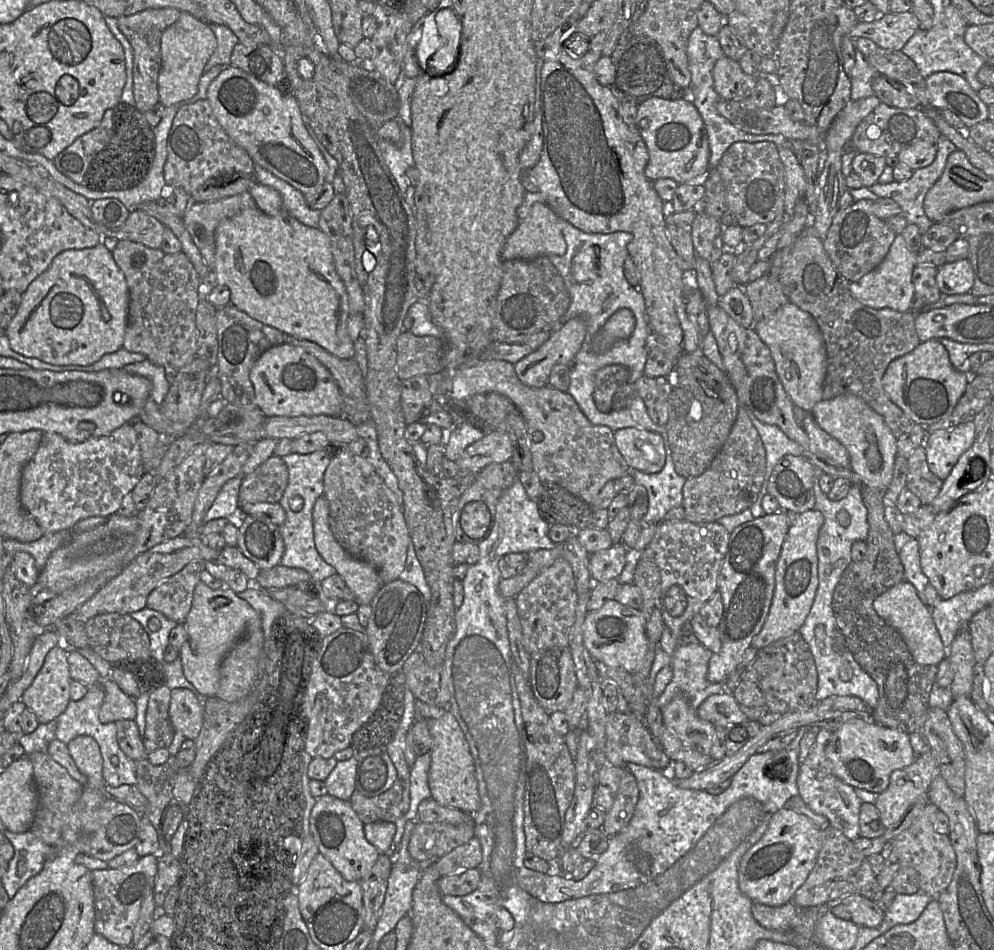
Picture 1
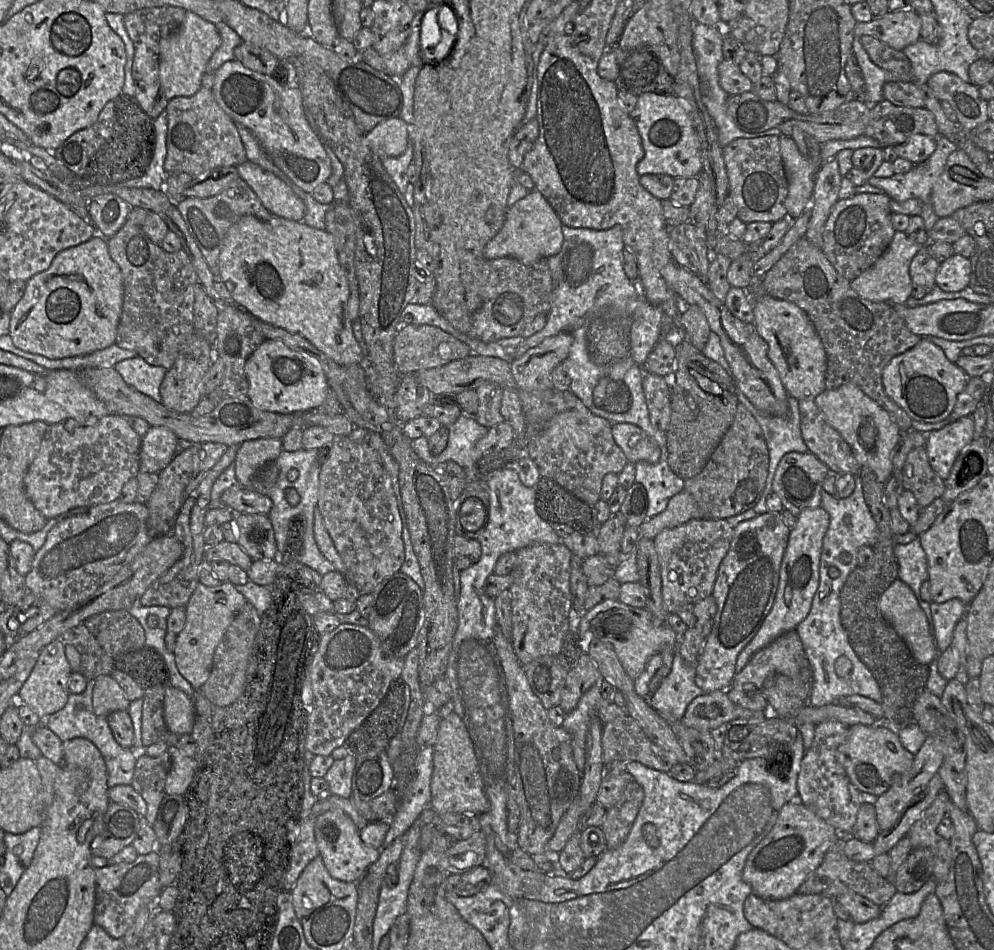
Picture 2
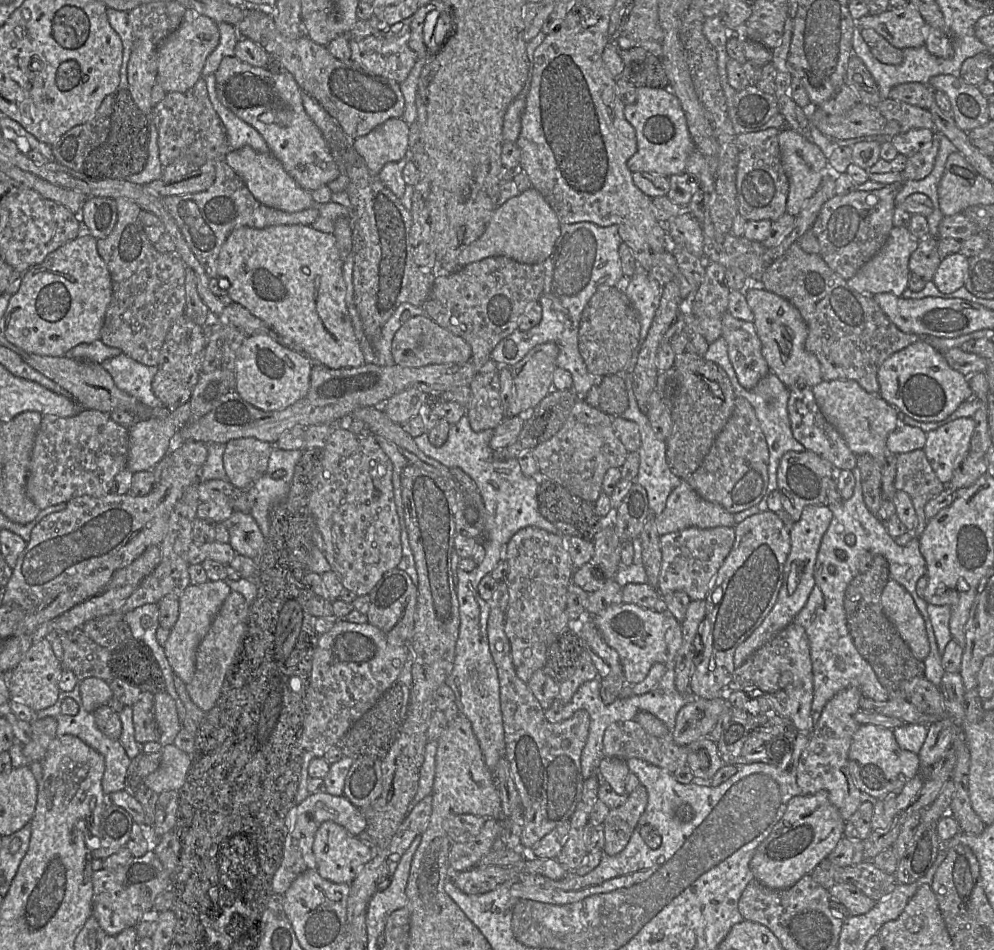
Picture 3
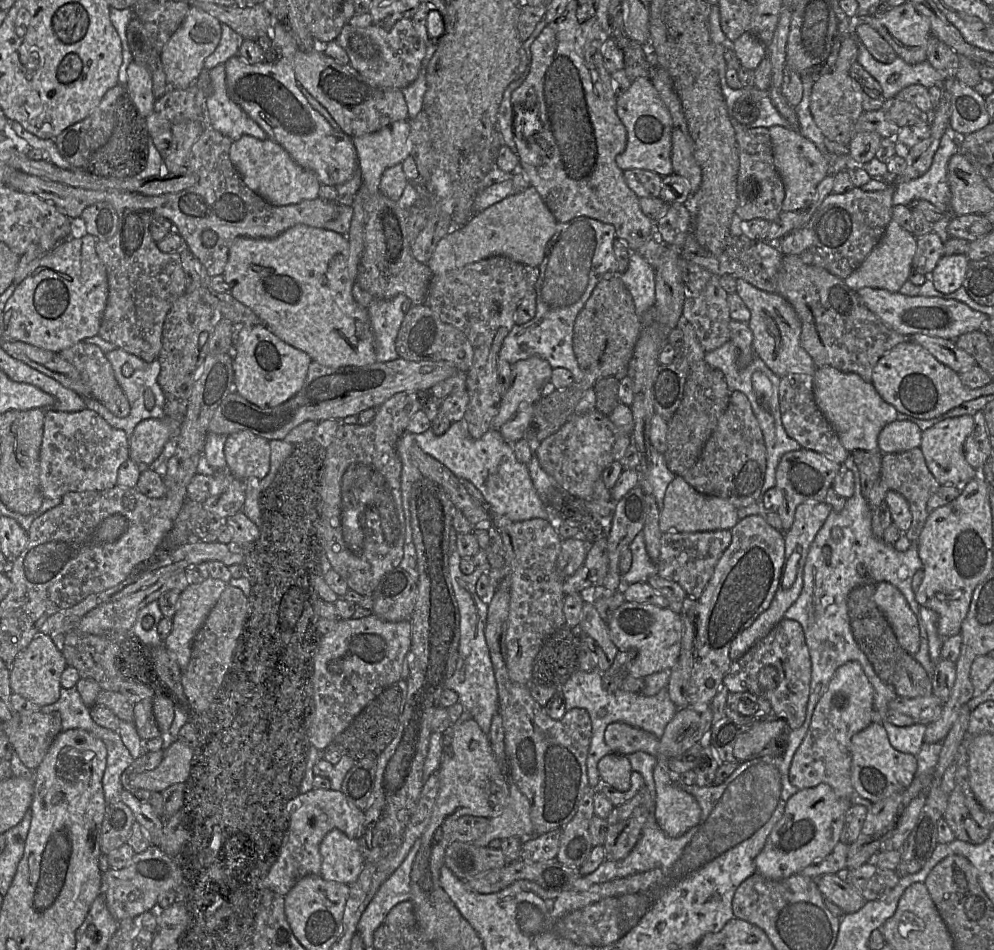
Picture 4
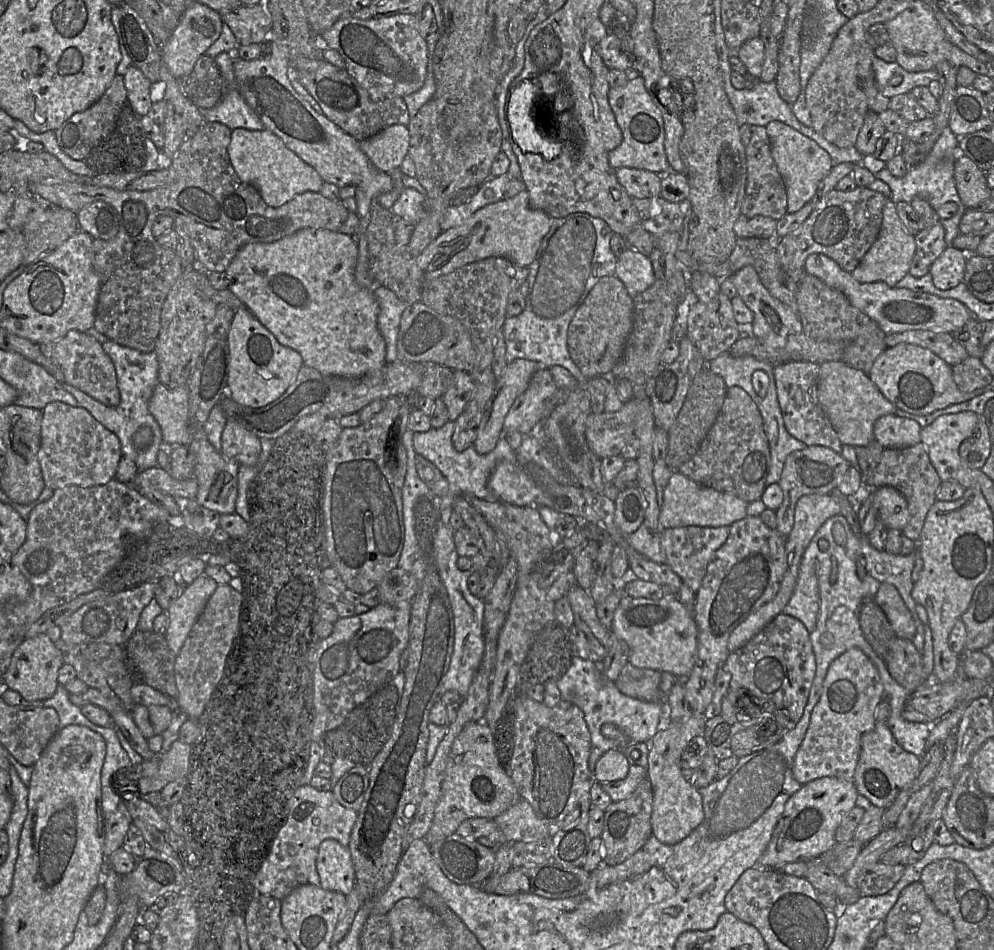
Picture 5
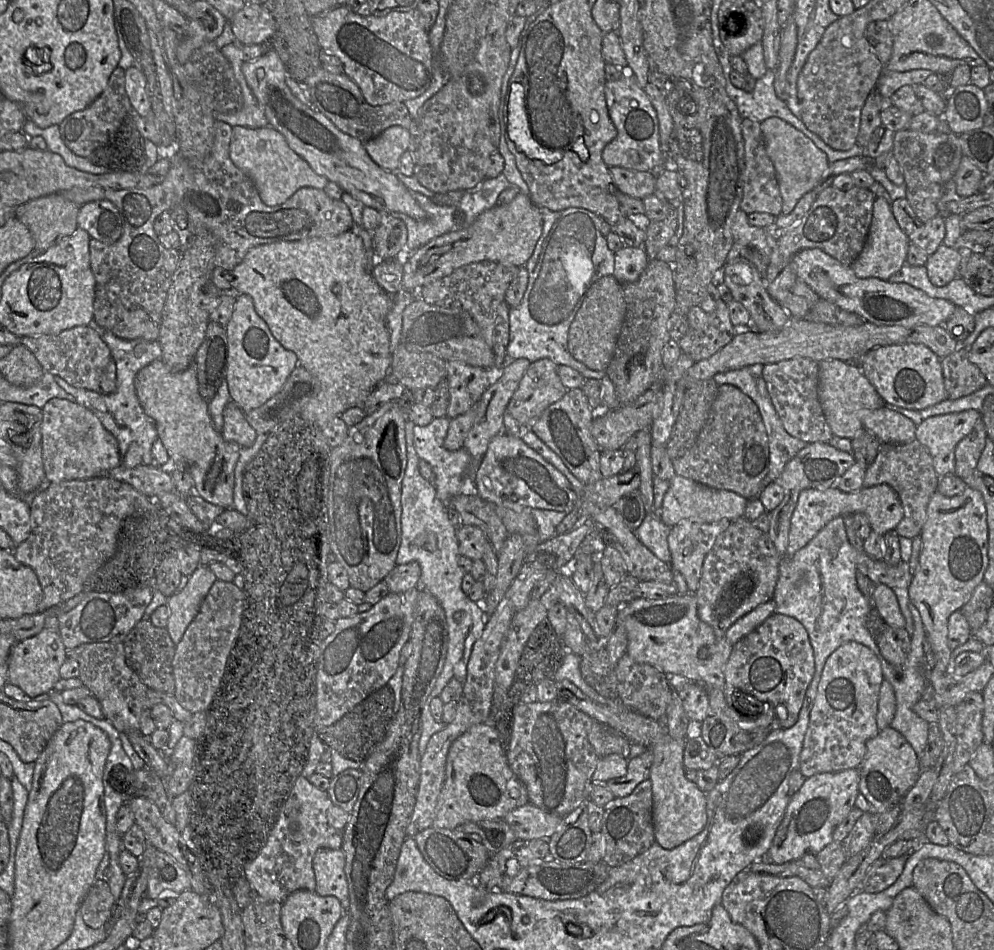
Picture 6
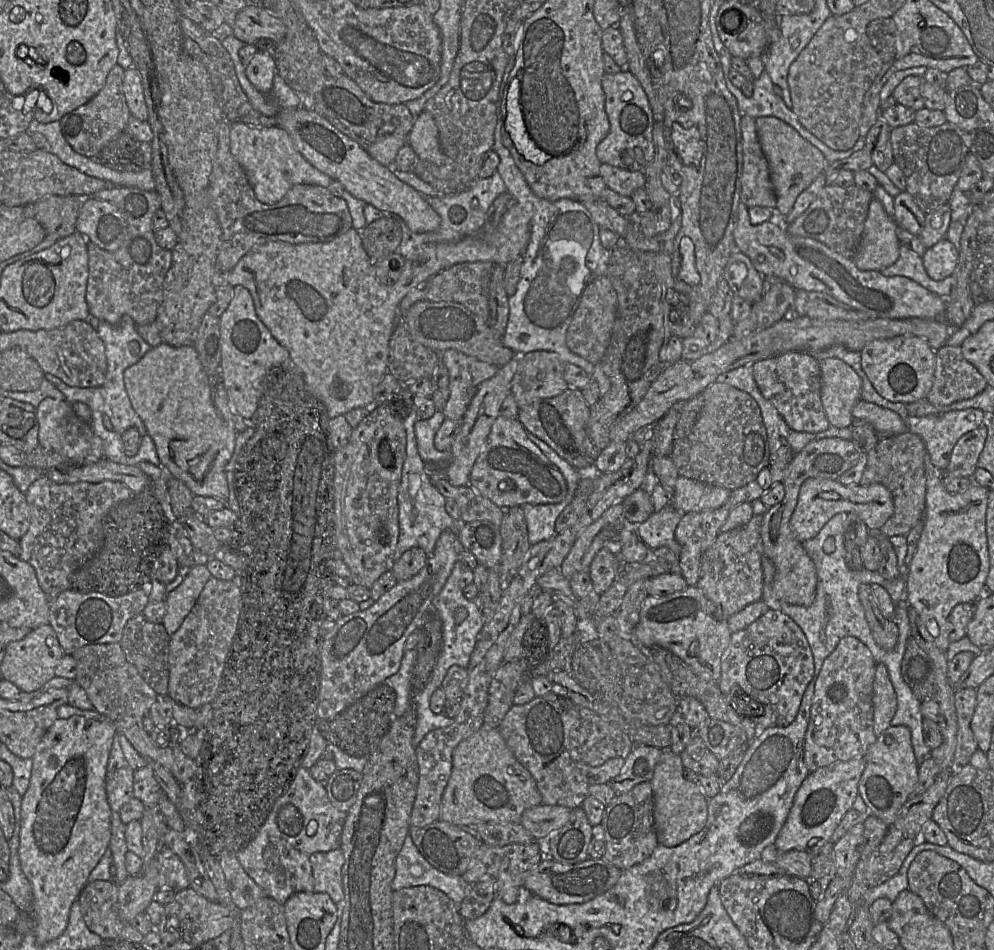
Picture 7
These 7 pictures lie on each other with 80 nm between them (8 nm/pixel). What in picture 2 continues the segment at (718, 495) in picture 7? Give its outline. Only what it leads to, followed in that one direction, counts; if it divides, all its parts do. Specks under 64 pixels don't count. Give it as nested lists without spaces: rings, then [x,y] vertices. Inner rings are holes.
[[[684,489],[673,496],[666,509],[653,518],[647,519],[640,527],[640,538],[654,539],[666,529],[680,526],[693,519],[702,519],[702,513],[692,498]]]

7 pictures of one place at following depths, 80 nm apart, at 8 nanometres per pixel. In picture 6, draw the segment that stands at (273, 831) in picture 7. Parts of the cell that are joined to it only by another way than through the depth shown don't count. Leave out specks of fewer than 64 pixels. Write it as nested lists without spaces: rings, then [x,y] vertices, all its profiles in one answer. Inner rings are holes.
[[[300,775],[285,801],[266,845],[245,865],[244,873],[252,889],[261,897],[283,903],[297,890],[316,892],[313,858],[320,848],[341,849],[350,813],[336,806],[327,790],[315,787]]]

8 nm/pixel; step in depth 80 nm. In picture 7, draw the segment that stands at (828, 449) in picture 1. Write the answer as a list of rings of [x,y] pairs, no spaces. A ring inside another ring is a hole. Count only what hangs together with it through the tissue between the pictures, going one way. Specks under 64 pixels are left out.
[[[787,352],[752,364],[759,391],[794,431],[817,434],[830,426],[821,400],[820,363],[810,354]]]

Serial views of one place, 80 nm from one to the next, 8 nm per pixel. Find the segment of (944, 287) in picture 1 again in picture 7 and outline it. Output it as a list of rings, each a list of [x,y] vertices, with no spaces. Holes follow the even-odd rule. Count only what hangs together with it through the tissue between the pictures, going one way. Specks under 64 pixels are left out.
[[[945,237],[927,248],[921,258],[927,275],[934,281],[941,281],[953,275],[958,264],[959,252]]]

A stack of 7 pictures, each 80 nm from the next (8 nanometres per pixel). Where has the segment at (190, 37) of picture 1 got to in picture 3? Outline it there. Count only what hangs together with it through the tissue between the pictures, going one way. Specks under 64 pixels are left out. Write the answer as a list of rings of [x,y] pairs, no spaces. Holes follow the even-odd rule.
[[[187,10],[179,28],[159,46],[157,82],[166,93],[185,92],[203,78],[202,69],[206,59],[215,50],[219,40],[219,28],[215,21],[193,10]]]

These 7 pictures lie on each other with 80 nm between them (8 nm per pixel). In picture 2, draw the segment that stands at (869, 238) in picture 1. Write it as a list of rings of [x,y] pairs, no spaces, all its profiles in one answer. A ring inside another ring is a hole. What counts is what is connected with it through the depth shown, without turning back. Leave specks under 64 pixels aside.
[[[861,193],[839,199],[832,207],[824,226],[821,249],[837,272],[849,281],[870,268],[890,245],[895,234],[890,201],[885,193]]]

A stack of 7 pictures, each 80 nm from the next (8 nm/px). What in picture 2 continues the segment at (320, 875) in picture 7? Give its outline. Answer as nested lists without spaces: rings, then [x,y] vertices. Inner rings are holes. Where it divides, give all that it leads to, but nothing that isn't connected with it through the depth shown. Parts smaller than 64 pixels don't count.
[[[329,810],[315,819],[314,834],[319,856],[336,880],[356,883],[380,856],[380,849],[366,845],[360,838],[360,830],[352,819],[341,810]]]

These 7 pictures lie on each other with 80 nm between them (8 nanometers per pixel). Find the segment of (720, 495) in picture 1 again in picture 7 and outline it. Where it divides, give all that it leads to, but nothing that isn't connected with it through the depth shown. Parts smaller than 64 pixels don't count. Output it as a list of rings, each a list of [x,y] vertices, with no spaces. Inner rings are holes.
[[[715,381],[703,390],[702,396],[703,406],[691,432],[682,439],[674,440],[673,449],[670,457],[678,471],[679,476],[684,476],[686,478],[690,478],[702,483],[722,487],[730,491],[733,491],[755,480],[759,472],[762,469],[767,468],[769,465],[769,442],[767,439],[767,433],[764,423],[762,421],[760,408],[757,402],[748,393],[743,392],[726,383],[720,383]]]

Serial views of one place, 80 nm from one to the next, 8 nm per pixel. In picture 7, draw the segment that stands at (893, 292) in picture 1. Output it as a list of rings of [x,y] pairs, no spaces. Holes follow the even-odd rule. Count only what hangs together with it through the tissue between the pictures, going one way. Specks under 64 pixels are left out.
[[[873,198],[869,205],[861,243],[853,258],[859,270],[880,272],[897,261],[900,248],[897,227],[882,203]]]

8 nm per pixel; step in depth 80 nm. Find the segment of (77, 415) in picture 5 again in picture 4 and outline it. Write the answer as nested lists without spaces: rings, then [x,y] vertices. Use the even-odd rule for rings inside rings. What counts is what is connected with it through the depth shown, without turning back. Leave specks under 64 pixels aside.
[[[88,408],[77,412],[42,410],[45,412],[39,483],[43,499],[62,498],[69,492],[104,491],[115,487],[120,466],[130,458],[126,433],[113,428]]]

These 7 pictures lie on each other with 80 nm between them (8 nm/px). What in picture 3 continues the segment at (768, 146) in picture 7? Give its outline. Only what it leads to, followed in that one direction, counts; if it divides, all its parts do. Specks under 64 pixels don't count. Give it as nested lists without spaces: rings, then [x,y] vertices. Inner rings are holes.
[[[790,128],[779,130],[778,141],[781,163],[789,182],[786,213],[797,216],[805,203],[820,188],[823,177],[828,173],[827,158],[817,145],[794,130]]]

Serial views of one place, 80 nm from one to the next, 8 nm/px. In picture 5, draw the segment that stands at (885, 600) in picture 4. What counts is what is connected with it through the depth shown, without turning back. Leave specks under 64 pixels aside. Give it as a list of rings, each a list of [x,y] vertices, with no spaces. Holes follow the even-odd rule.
[[[881,583],[874,598],[886,614],[897,637],[913,641],[916,625],[897,588],[890,583]]]

